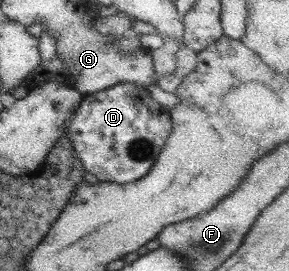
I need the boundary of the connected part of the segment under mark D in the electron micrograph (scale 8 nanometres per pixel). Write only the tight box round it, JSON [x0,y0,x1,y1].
[66,83,170,184]

